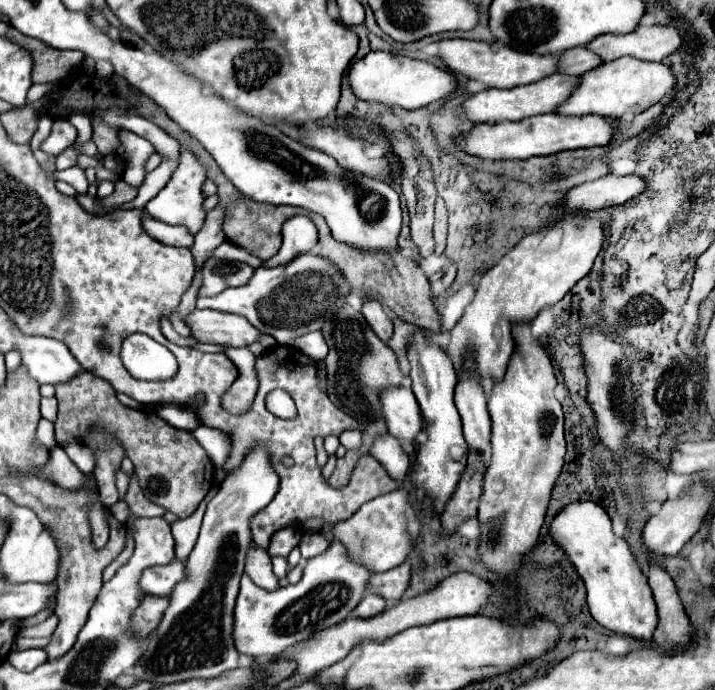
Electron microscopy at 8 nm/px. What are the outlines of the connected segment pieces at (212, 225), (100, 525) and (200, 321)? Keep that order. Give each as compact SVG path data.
M217 204L211 212L207 212L205 226L203 226L203 230L195 236L195 244L193 244L193 248L191 248L197 270L201 270L205 258L209 256L209 252L211 252L213 248L217 248L221 242L225 242L225 234L223 234L223 230L221 230L223 220L225 220L225 214L227 214L227 206L223 206L223 204Z
M95 504L89 510L89 520L91 520L91 528L93 528L93 544L95 544L95 548L103 548L109 538L109 526L107 526L103 508L99 504Z
M195 310L185 320L197 342L241 348L261 340L261 332L247 324L243 316L215 310Z

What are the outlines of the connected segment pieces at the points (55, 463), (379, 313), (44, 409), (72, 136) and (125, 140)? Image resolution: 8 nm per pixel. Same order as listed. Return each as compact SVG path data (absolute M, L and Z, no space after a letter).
M61 446L53 448L51 454L51 462L47 464L47 468L43 470L45 476L55 484L59 484L61 488L69 488L69 490L77 490L83 488L85 484L89 484L89 476L85 476L65 454L65 450Z
M363 300L361 312L363 312L367 324L373 328L373 332L375 332L383 342L387 342L387 340L391 338L391 334L393 334L393 324L389 324L389 316L385 314L381 302Z
M41 398L41 416L53 422L55 414L57 414L57 400L55 398Z
M55 120L49 138L41 144L41 150L57 156L67 146L75 144L75 140L77 140L77 128L69 120Z
M119 130L119 142L121 144L117 148L117 158L125 166L121 176L127 184L139 186L145 178L145 162L155 152L155 148L145 138L141 138L133 132L127 132L127 130Z

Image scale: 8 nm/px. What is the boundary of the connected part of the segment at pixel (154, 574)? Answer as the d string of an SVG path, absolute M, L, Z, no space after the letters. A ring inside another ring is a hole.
M175 558L175 560L171 560L171 564L147 568L141 576L141 588L147 594L169 598L175 584L179 584L179 580L185 580L185 578L187 578L185 562Z

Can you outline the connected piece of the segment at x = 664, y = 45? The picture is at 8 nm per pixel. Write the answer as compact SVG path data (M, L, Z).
M639 26L631 34L603 34L589 48L611 62L621 56L633 56L649 62L663 62L683 46L681 34L673 26Z

